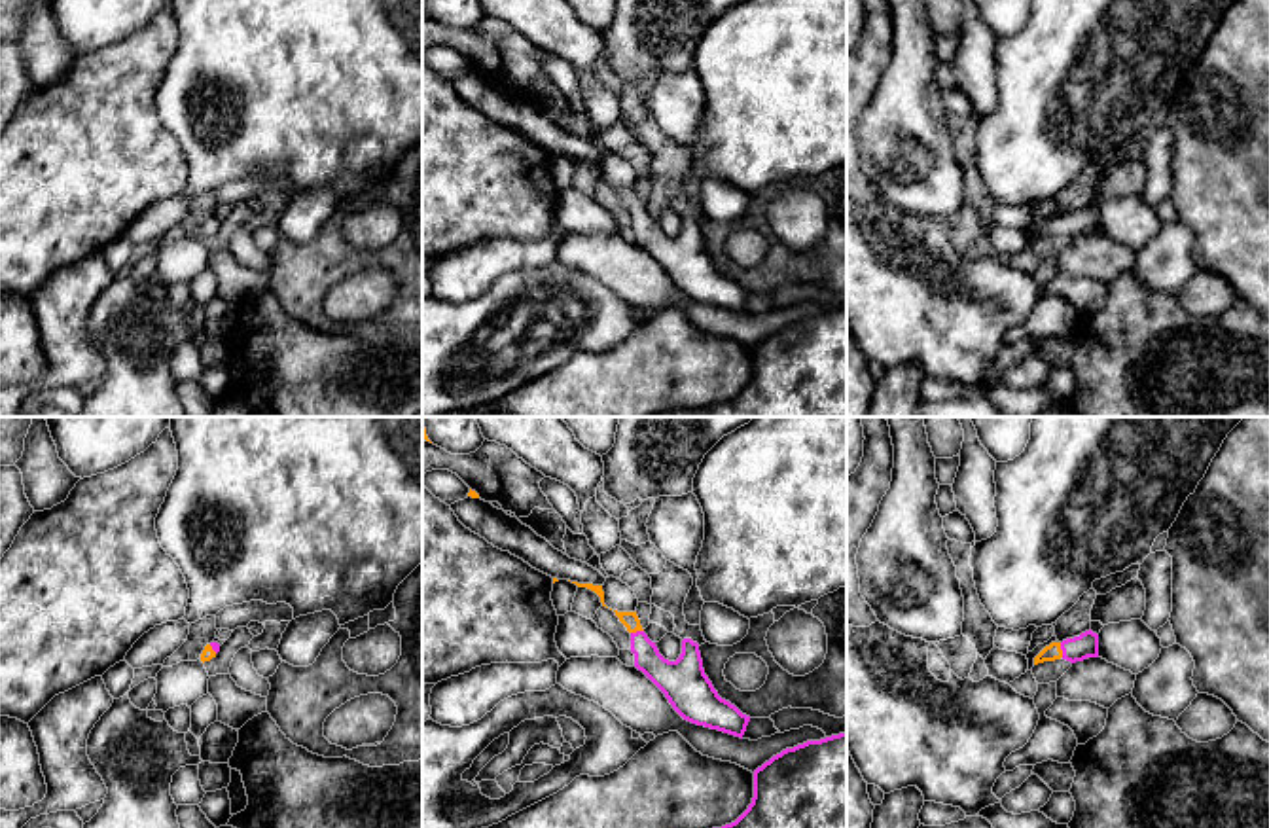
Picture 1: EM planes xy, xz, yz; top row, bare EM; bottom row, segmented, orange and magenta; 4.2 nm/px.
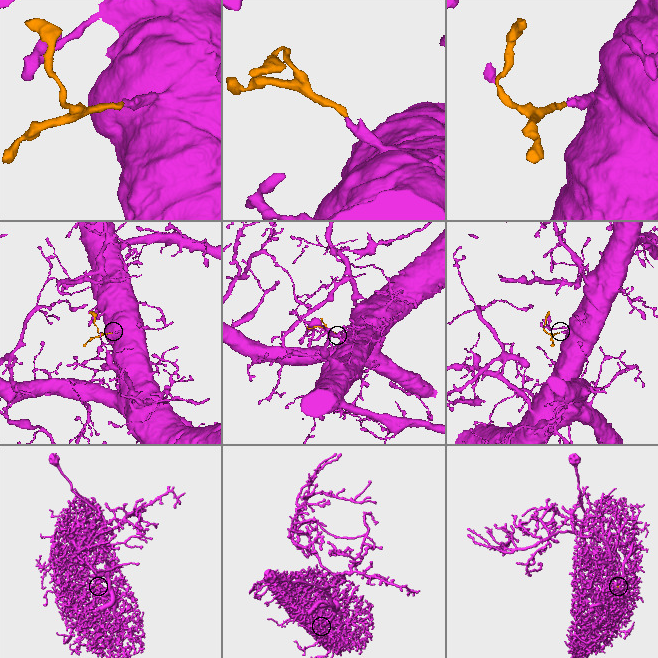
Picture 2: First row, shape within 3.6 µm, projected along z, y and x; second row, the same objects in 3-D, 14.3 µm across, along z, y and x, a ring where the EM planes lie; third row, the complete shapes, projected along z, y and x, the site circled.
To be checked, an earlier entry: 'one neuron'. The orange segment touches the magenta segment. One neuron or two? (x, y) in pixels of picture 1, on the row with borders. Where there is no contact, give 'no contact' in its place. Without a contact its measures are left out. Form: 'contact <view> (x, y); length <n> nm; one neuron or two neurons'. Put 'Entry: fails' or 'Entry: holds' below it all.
contact yz (1061, 650); length 70 nm; one neuron
Entry: holds

